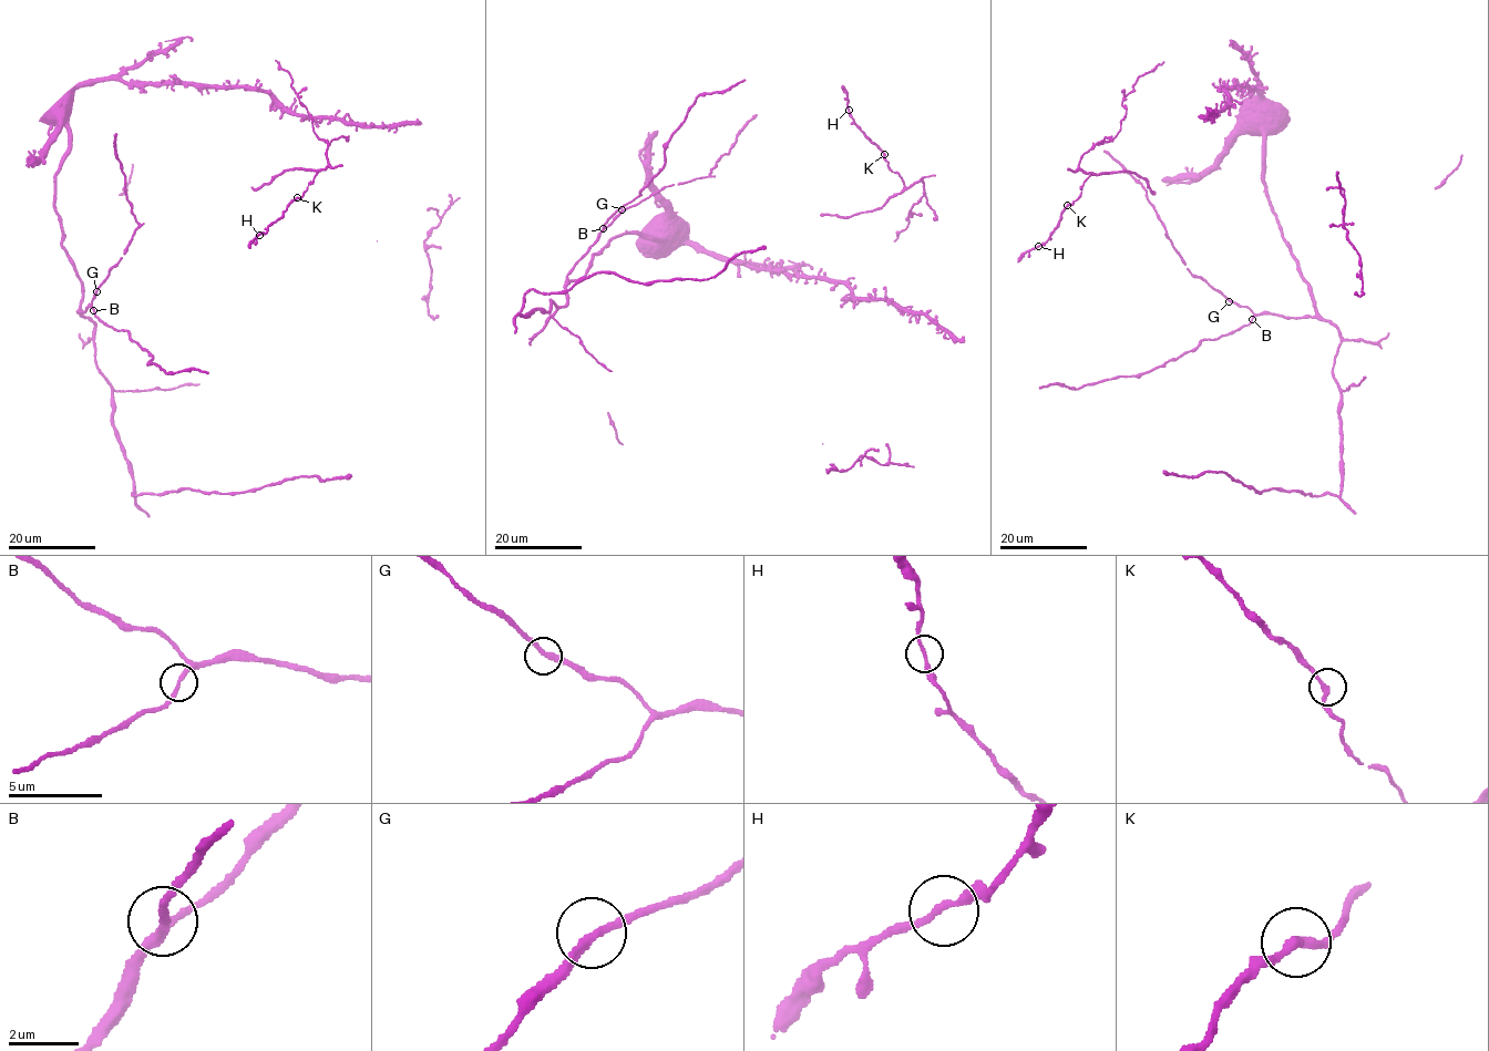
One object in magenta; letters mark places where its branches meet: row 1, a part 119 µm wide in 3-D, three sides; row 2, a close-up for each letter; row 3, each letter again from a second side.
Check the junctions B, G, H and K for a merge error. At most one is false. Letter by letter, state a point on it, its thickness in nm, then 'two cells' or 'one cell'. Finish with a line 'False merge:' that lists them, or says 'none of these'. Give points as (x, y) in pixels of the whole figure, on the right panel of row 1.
B: (1252, 319) | 200 nm | one cell
G: (1229, 301) | 240 nm | one cell
H: (1038, 246) | 190 nm | one cell
K: (1067, 205) | 220 nm | one cell
False merge: none of these

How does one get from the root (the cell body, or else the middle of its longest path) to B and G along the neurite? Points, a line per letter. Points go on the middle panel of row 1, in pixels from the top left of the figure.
B: (650, 236), (625, 233), (614, 236), (592, 254), (586, 275), (570, 280), (567, 275), (603, 228)
G: (650, 236), (625, 233), (614, 236), (592, 254), (585, 276), (567, 279), (567, 275), (601, 232), (622, 209)

